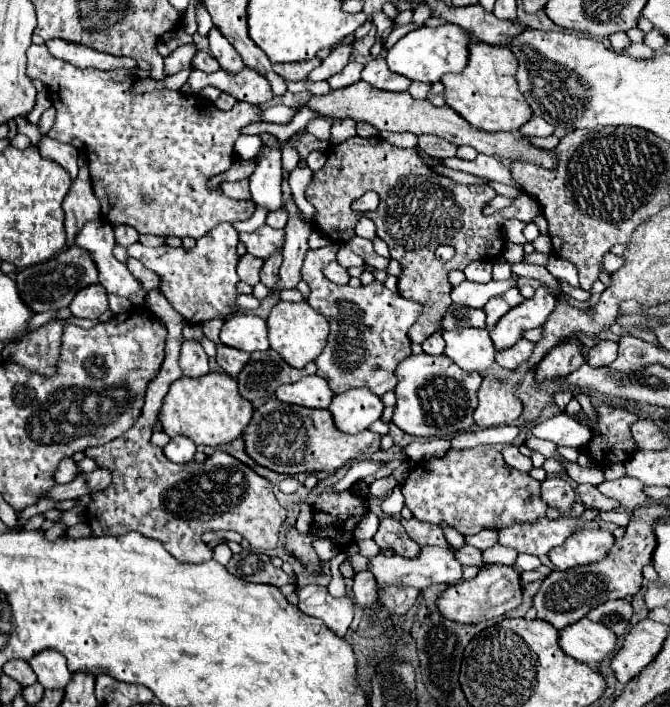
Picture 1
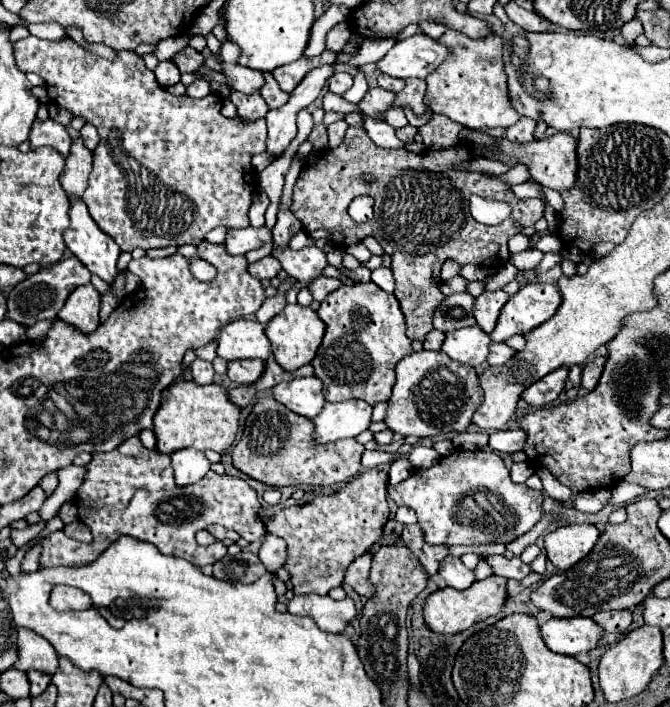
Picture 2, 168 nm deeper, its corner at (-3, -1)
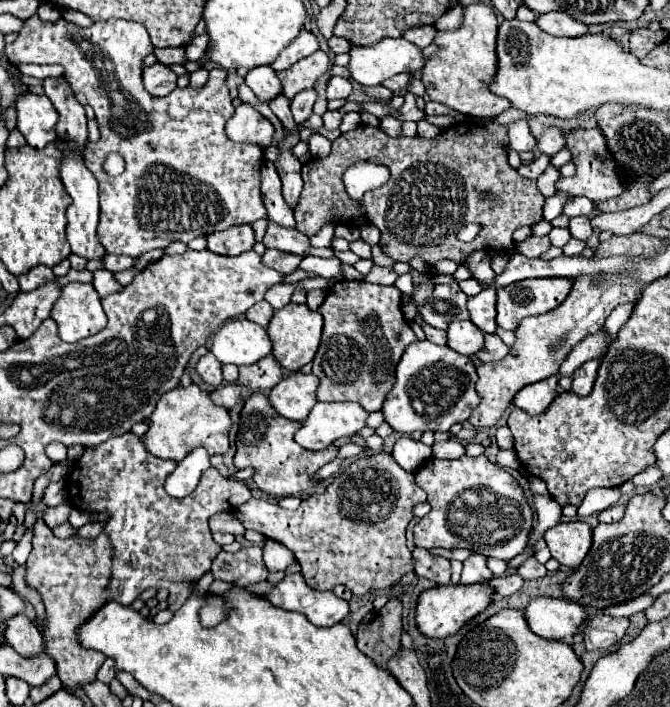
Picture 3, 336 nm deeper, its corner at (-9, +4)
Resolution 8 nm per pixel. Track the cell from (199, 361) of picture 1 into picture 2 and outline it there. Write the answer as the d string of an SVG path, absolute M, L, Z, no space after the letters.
M197 358L195 362L191 362L191 374L193 374L193 382L197 382L197 384L211 384L213 376L215 376L215 370L213 370L211 362Z

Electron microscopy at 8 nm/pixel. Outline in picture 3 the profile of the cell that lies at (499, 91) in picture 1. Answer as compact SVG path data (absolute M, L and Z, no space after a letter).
M469 5L463 9L463 21L459 25L459 29L455 31L437 31L433 43L429 47L423 49L423 71L421 71L421 81L425 85L425 91L429 95L431 101L443 103L463 115L469 117L497 117L499 113L503 113L505 109L511 107L511 103L503 97L497 97L489 91L489 83L495 75L495 41L497 41L497 17L493 13L493 7L485 7L483 5Z

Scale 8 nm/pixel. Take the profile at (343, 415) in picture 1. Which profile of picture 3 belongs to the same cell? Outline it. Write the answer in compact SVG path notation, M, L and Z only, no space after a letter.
M317 403L295 433L295 441L305 449L321 451L335 439L363 429L367 415L359 403Z

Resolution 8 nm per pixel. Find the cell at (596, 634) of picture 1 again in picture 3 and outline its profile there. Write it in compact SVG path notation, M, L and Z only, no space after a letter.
M557 597L531 599L523 609L523 615L535 635L559 641L571 641L587 617L581 605Z

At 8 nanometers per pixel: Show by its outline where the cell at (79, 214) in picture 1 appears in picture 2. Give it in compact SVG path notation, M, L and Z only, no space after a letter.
M73 142L71 154L67 158L65 170L59 178L63 190L67 192L69 198L81 198L85 192L85 184L89 180L89 172L93 170L93 160L91 160L91 150L87 150L81 142Z

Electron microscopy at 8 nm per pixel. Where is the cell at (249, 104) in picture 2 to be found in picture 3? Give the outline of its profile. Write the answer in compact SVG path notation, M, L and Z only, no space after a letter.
M243 103L235 109L235 115L227 121L225 133L235 143L255 143L255 145L267 149L273 145L275 129L249 103Z

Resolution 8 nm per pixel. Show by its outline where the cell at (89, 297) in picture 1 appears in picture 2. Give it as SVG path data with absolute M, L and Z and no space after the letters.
M91 284L79 286L71 292L57 318L67 324L73 324L81 332L93 332L99 326L99 308L101 294Z

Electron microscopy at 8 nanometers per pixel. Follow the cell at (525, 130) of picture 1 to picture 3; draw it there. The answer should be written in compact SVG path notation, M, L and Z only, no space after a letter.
M515 121L511 125L507 125L509 131L509 139L511 139L511 149L515 149L517 153L523 151L531 151L535 155L539 155L539 149L535 147L535 137L531 135L531 129L525 121Z

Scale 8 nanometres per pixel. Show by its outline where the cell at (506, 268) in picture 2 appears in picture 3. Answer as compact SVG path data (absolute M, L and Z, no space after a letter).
M475 278L459 281L458 284L468 297L477 295L483 289L481 283Z

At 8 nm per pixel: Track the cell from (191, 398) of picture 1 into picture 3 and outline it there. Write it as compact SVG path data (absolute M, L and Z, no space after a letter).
M193 383L189 387L175 387L173 391L167 391L163 399L159 399L155 411L149 415L147 425L149 429L141 437L141 441L147 447L147 451L159 459L181 461L197 447L205 447L209 455L223 455L229 449L231 417L227 409L217 407L209 399L209 393L201 391Z

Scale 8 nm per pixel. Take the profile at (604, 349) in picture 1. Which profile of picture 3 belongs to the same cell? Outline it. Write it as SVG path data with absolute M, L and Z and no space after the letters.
M587 361L585 365L581 365L575 373L573 373L573 383L571 383L571 393L575 395L589 395L593 389L593 383L597 379L597 369L599 369L599 361Z

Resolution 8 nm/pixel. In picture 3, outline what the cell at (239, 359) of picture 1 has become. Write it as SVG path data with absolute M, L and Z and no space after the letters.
M273 355L263 357L259 363L239 367L239 385L249 389L271 389L283 379L283 369L273 359Z

